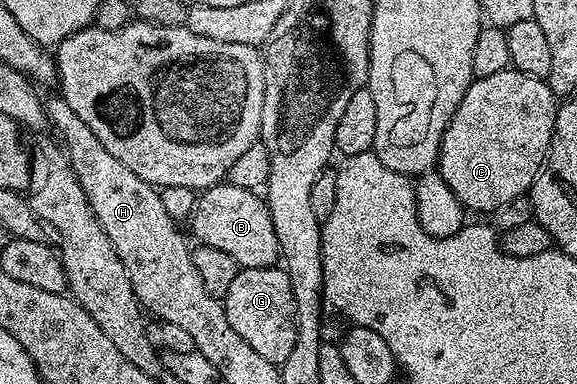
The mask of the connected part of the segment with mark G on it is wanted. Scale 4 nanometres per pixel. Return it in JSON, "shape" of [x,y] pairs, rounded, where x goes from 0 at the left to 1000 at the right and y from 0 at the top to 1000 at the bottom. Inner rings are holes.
{"shape":[[[487,693],[471,695],[421,695],[409,711],[402,745],[388,771],[388,797],[395,846],[451,919],[451,930],[473,945],[487,948],[506,919],[506,898],[513,898],[513,836],[510,833],[510,776],[506,773],[506,742],[499,732],[499,711]]]}

